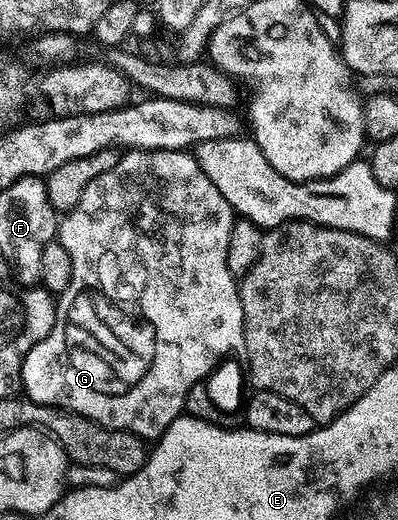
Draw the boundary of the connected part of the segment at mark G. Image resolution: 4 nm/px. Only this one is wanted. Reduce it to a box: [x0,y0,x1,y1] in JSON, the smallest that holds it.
[21,151,247,438]

